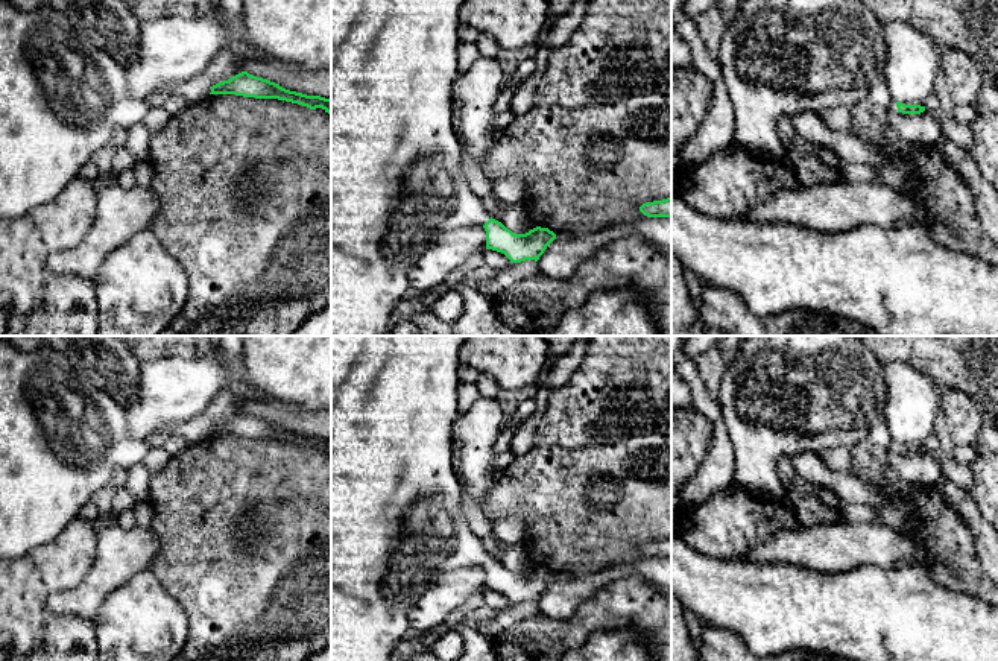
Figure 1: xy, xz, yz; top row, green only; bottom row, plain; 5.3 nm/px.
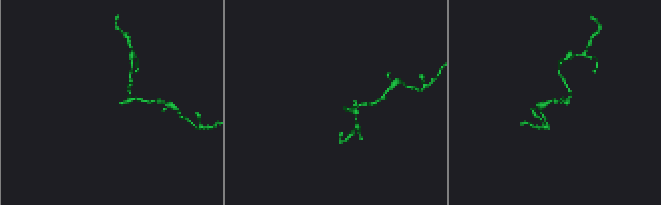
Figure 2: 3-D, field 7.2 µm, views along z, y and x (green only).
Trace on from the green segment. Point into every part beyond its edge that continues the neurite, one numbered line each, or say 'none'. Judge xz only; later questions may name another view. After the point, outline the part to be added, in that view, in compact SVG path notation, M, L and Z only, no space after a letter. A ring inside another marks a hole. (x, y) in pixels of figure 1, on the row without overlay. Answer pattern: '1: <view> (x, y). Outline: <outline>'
1: xz (397, 514). Outline: M331 336L331 661L389 661L395 646L410 628L412 605L437 579L459 567L485 565L491 556L468 527L462 482L453 465L451 430L460 384L459 351L468 336Z

